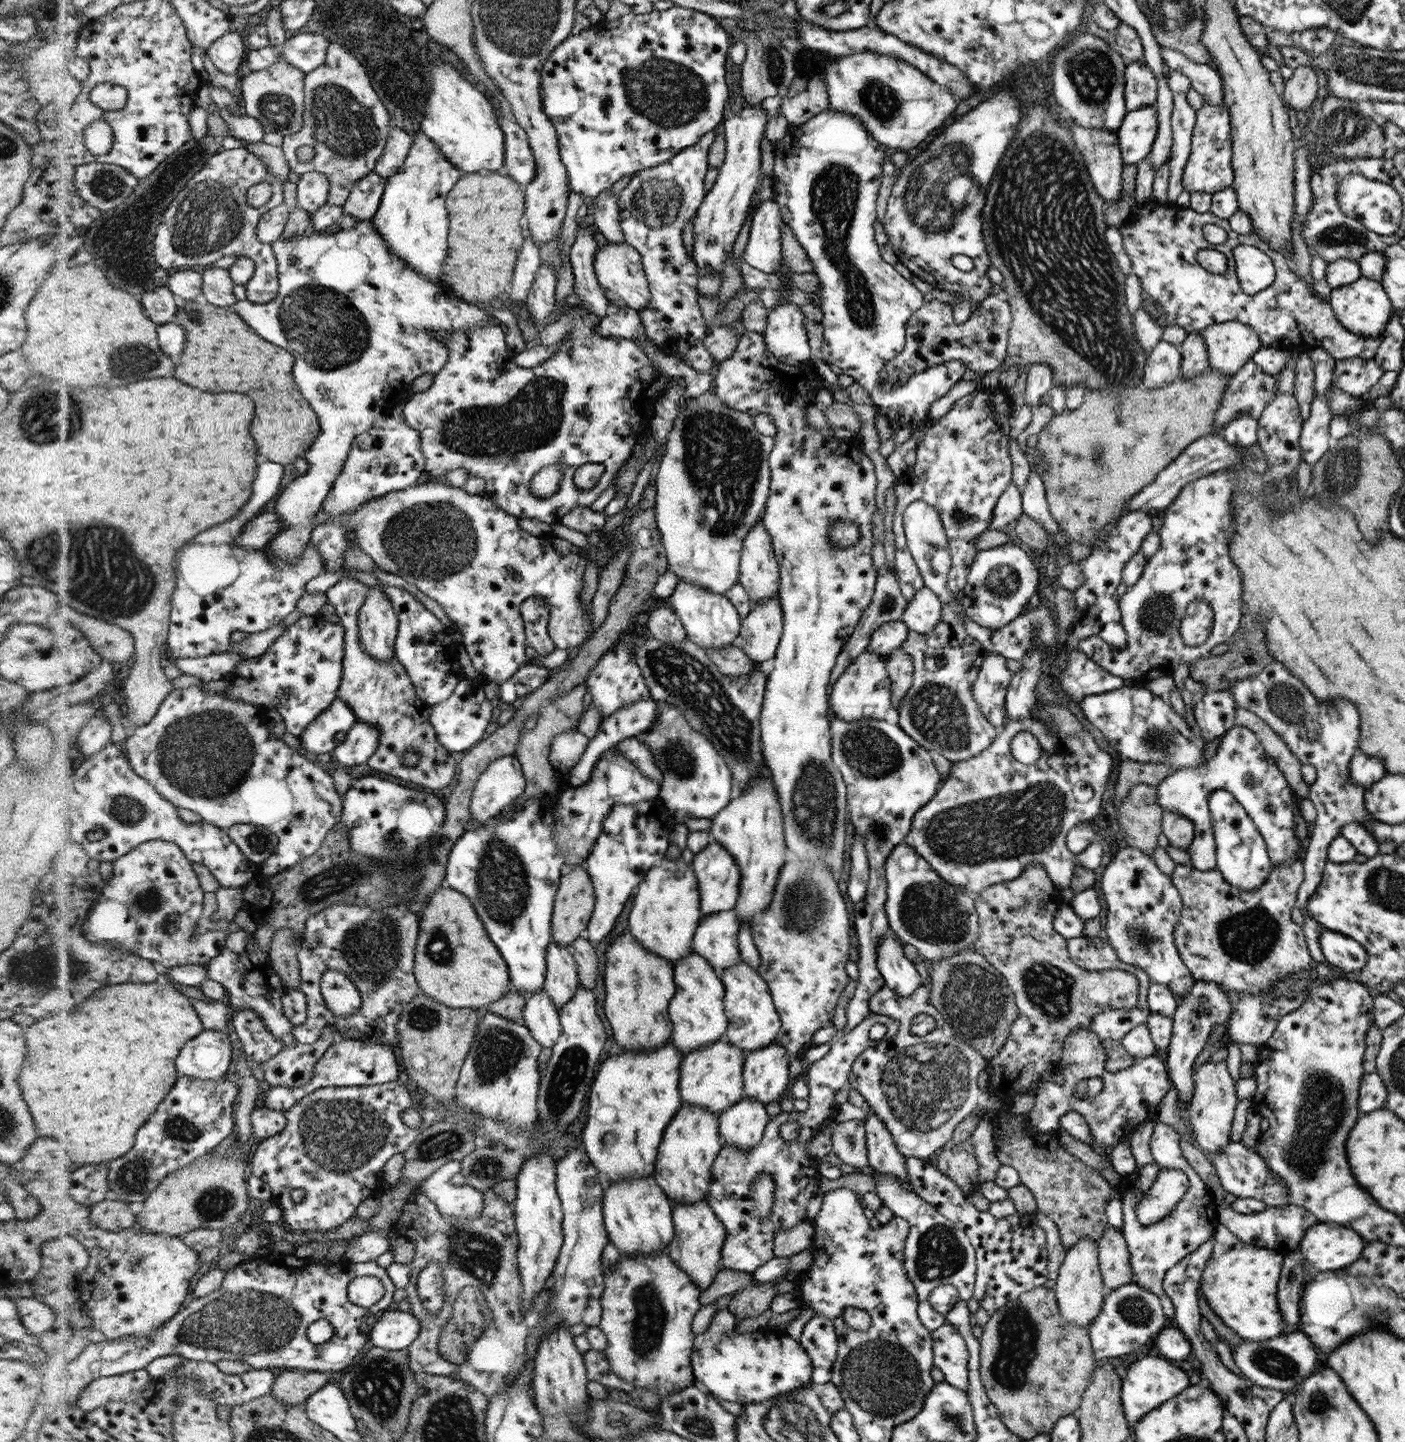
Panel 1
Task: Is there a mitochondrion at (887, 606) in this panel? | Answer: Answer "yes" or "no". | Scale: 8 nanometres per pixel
no

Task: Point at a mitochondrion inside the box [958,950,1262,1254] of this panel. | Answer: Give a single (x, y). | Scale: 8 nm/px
(1049, 988)

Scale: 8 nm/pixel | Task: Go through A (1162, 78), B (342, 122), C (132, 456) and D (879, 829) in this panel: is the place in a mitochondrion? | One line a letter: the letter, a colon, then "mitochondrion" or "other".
A: other
B: mitochondrion
C: other
D: mitochondrion

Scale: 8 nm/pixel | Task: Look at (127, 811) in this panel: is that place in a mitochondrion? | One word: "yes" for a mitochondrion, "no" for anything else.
yes

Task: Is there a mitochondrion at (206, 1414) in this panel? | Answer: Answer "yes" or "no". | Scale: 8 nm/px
no

